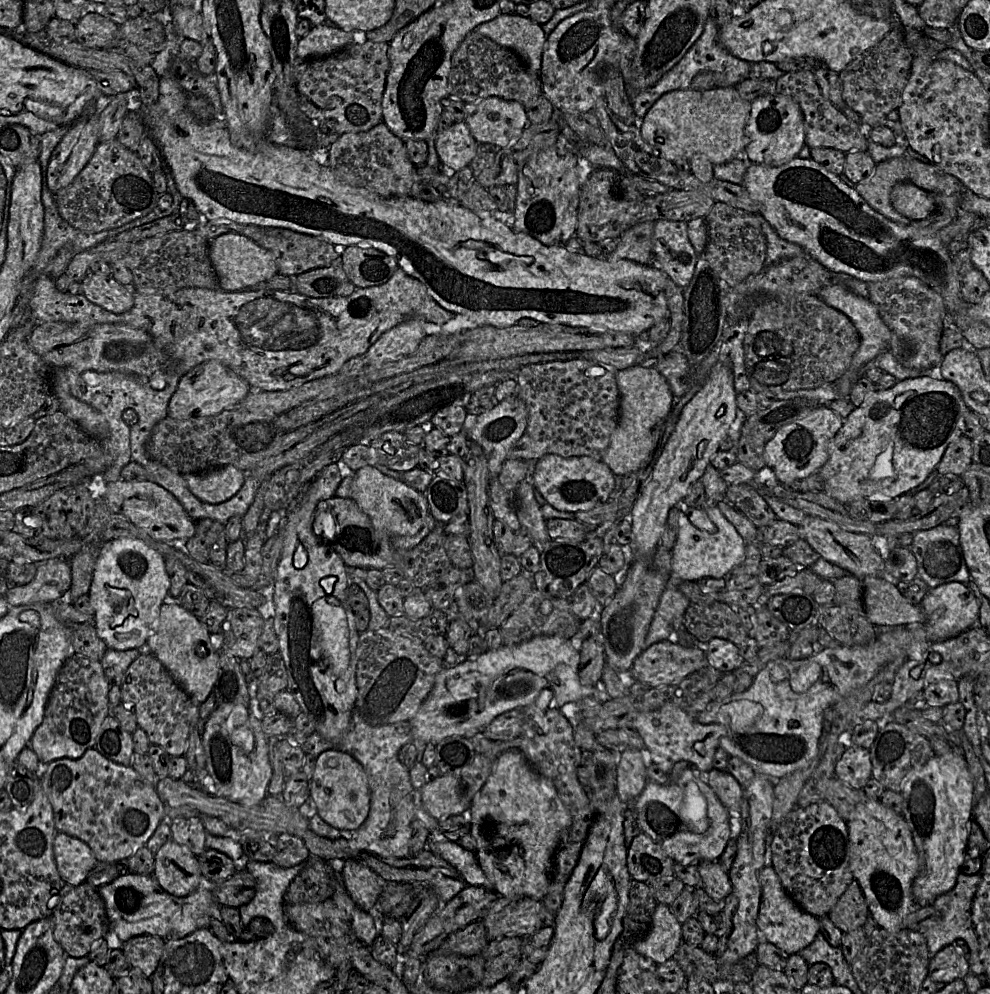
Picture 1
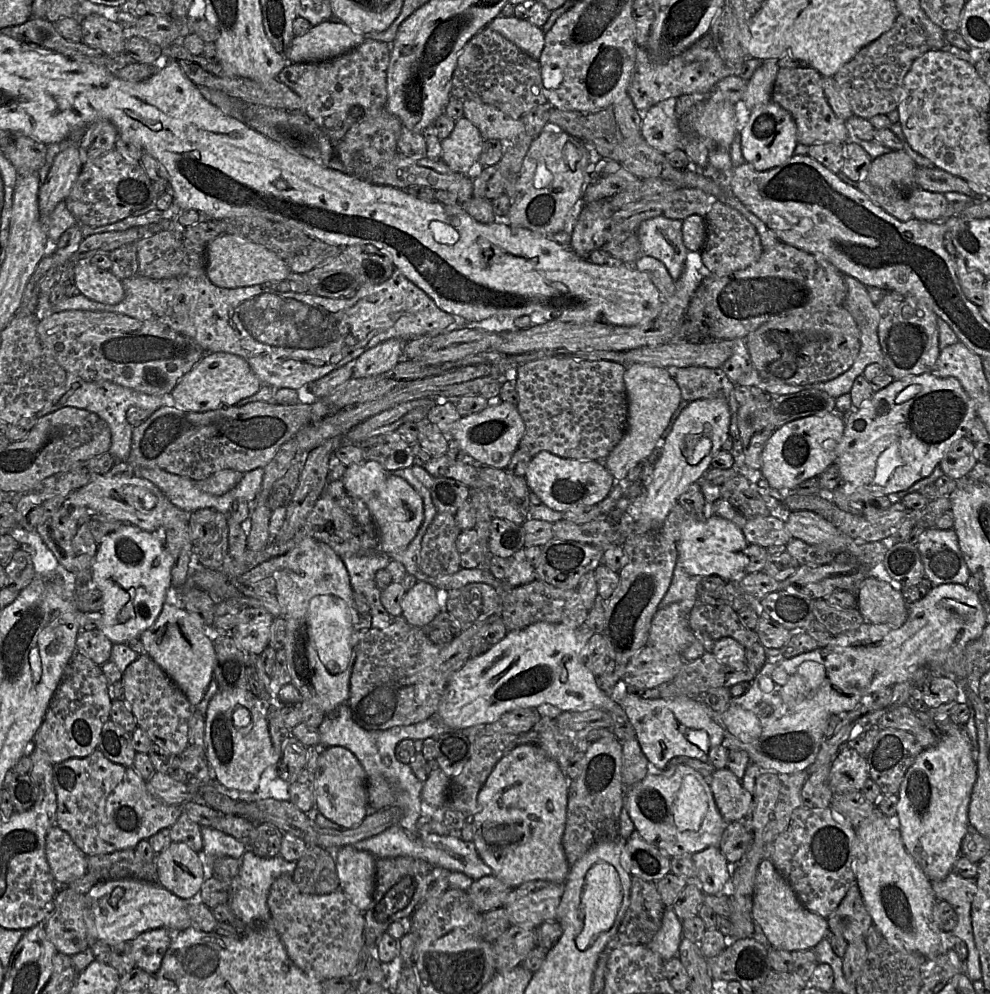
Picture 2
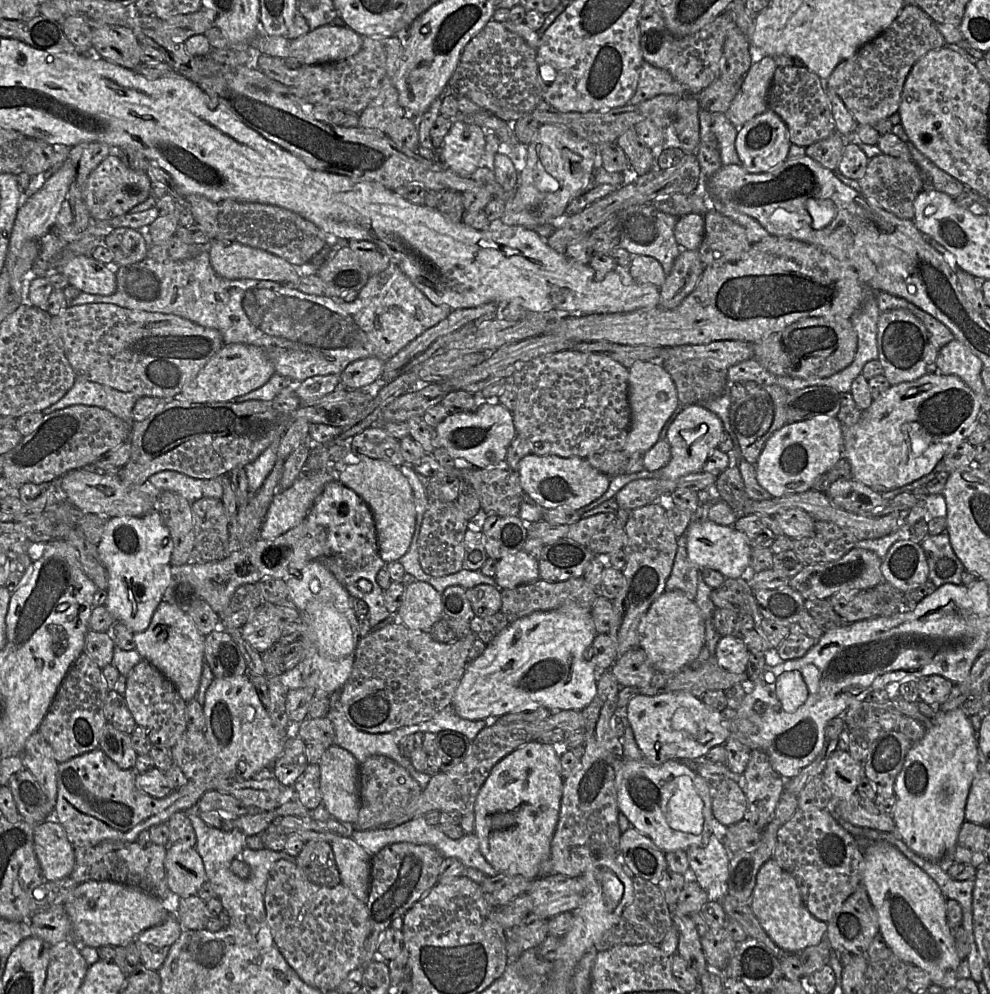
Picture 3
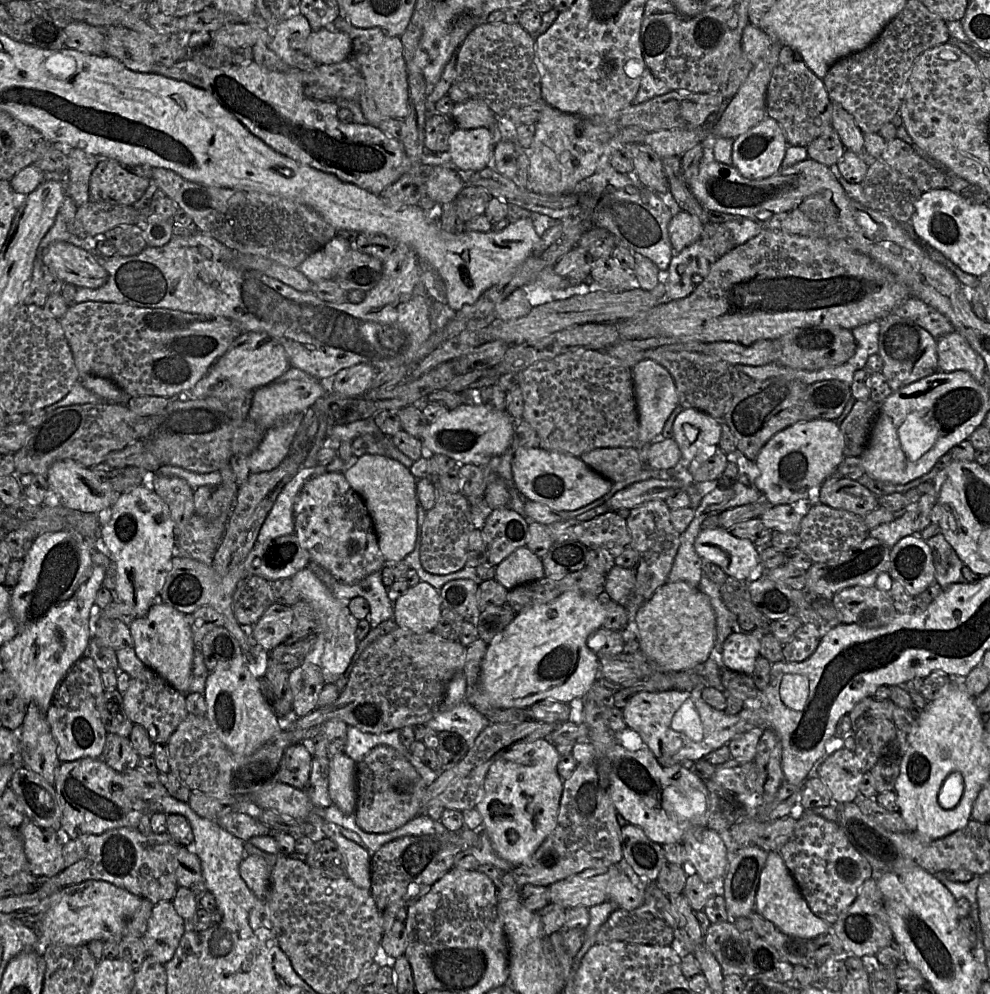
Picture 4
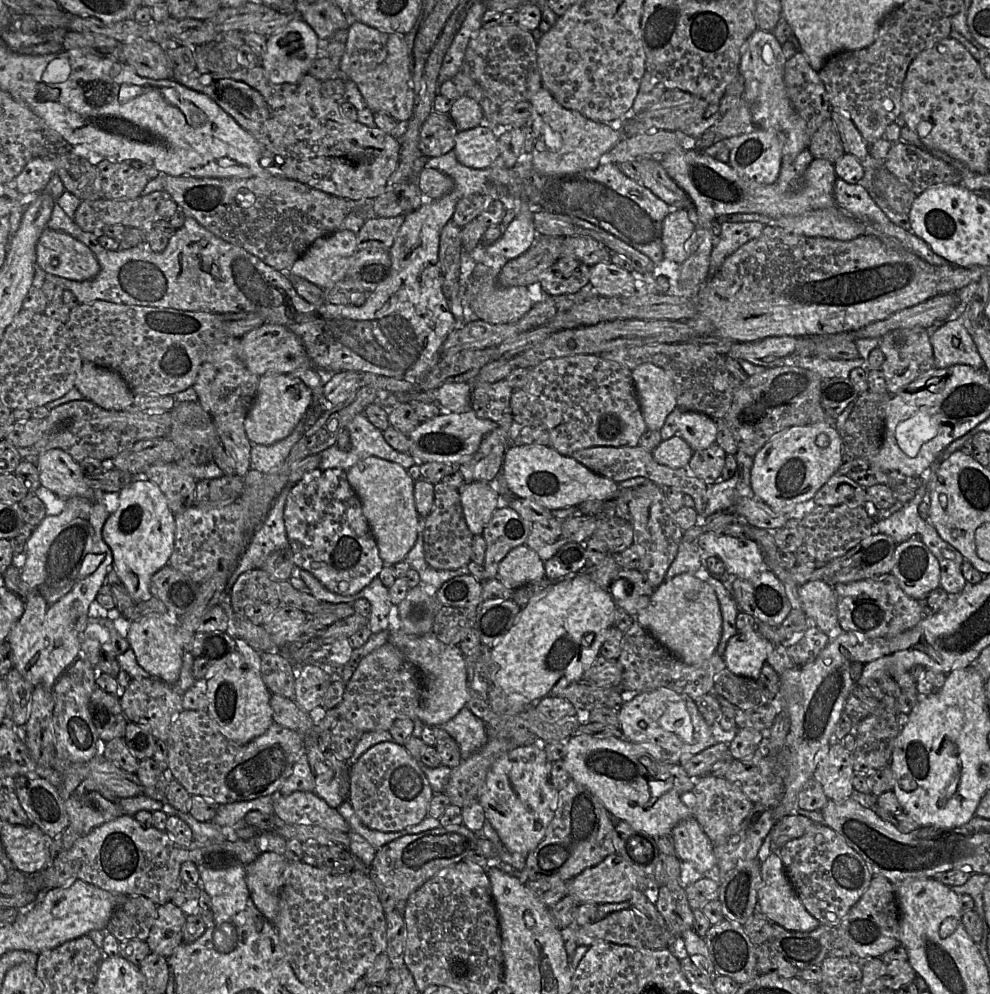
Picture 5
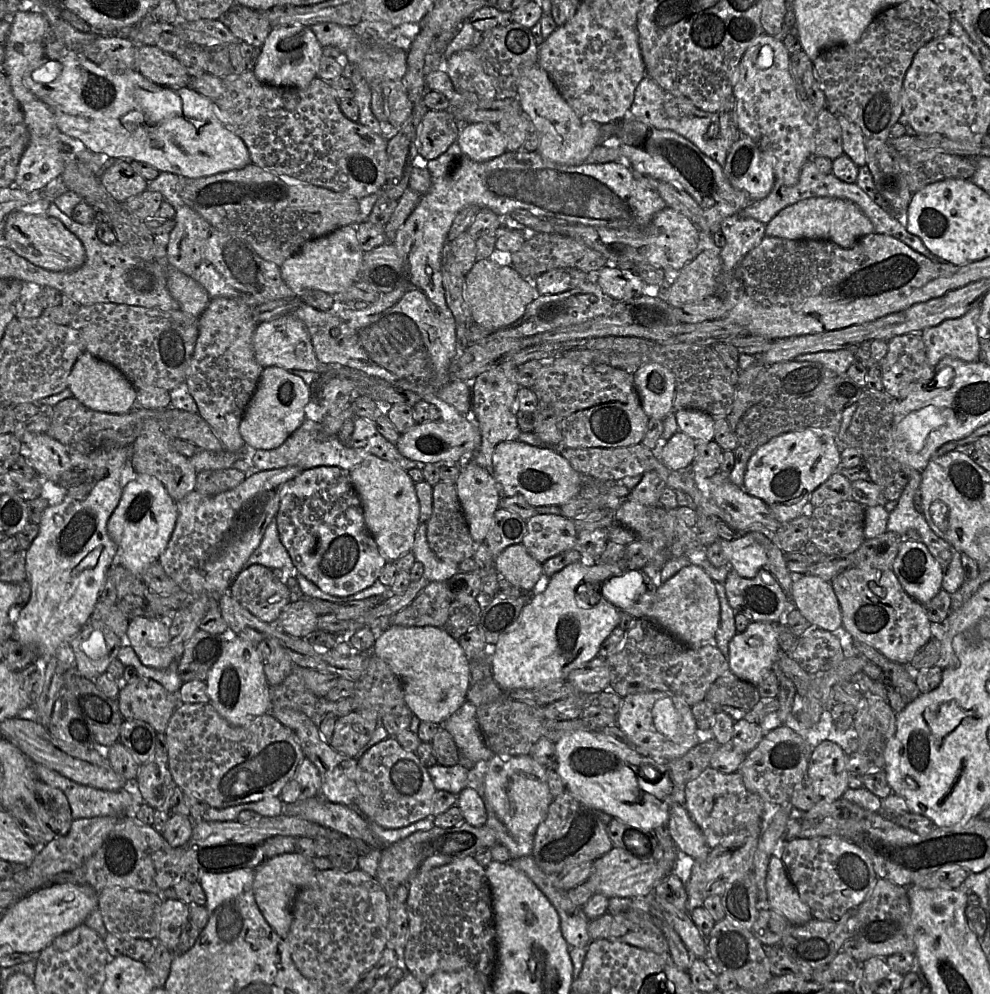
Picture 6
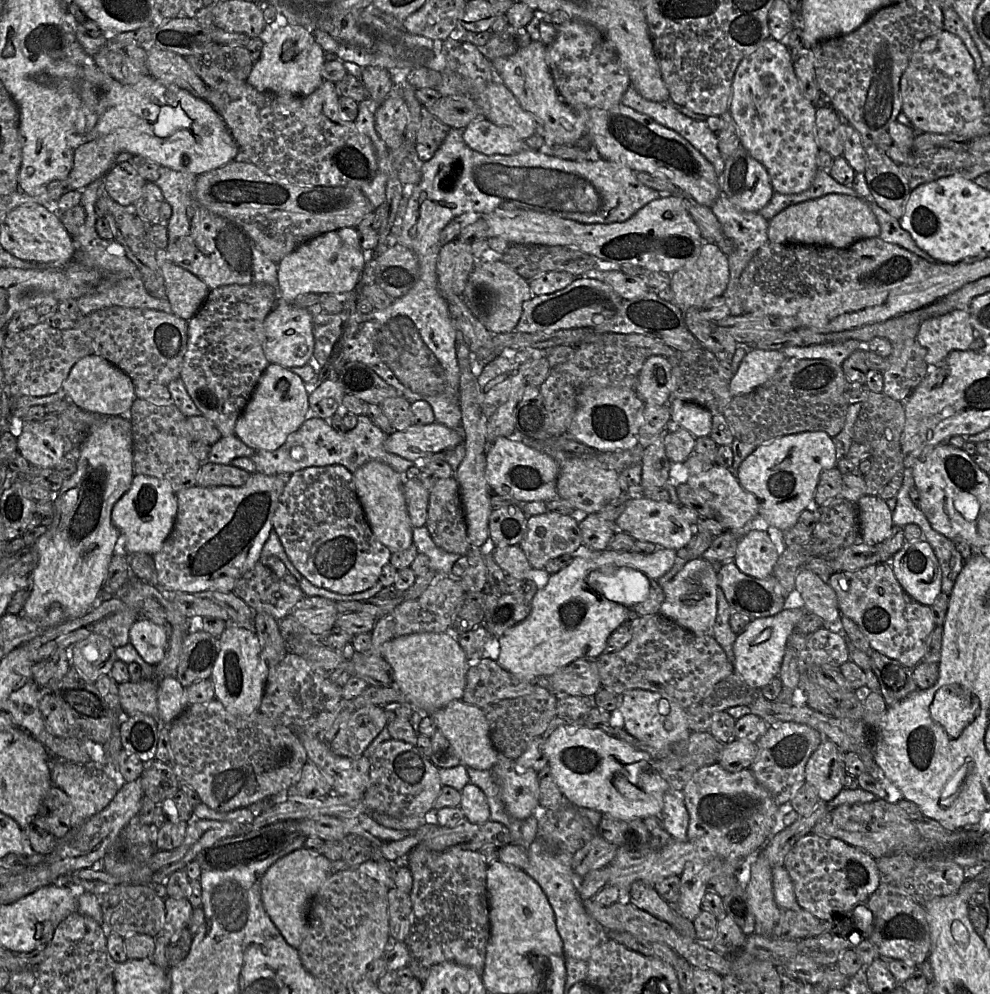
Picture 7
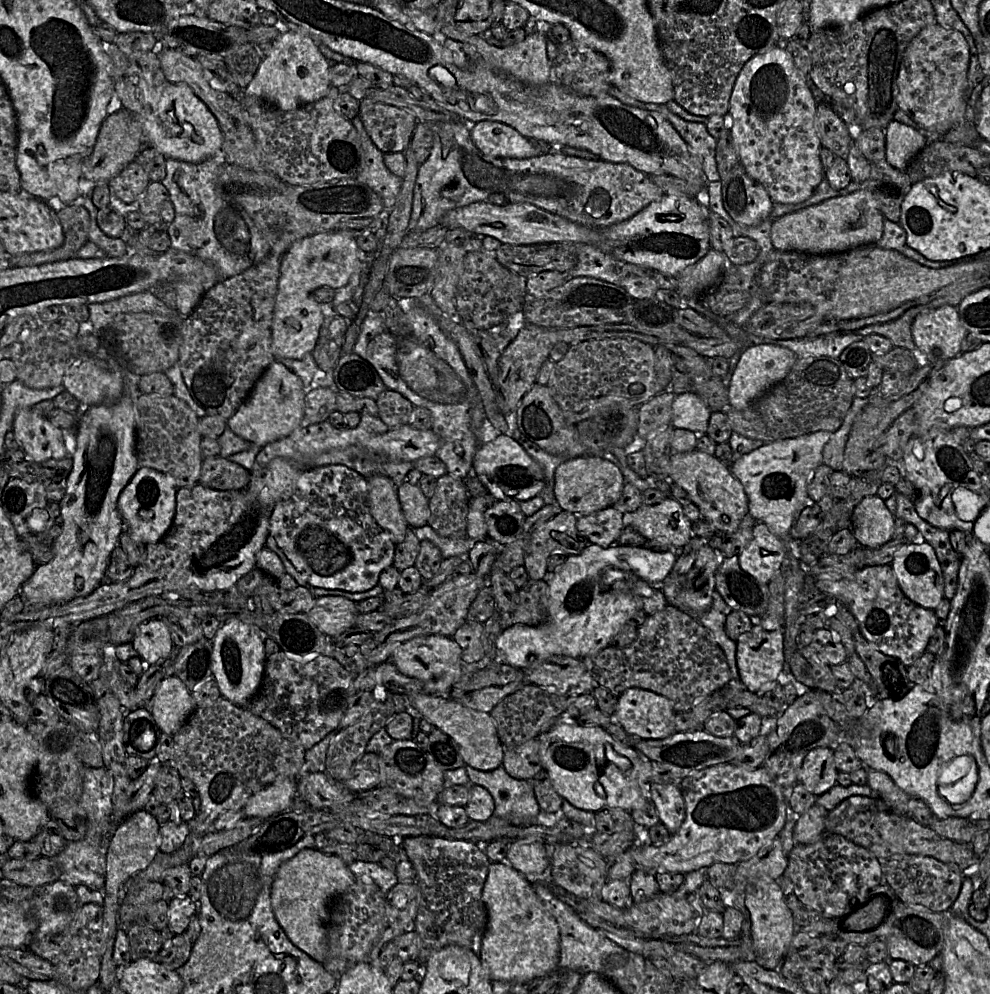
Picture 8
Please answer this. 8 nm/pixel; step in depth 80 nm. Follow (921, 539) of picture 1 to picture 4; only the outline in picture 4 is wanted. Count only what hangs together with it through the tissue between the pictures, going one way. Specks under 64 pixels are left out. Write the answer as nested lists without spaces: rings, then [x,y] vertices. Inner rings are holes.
[[[939,533],[925,542],[932,554],[935,582],[943,589],[952,584],[964,583],[961,571],[963,563],[945,537]]]

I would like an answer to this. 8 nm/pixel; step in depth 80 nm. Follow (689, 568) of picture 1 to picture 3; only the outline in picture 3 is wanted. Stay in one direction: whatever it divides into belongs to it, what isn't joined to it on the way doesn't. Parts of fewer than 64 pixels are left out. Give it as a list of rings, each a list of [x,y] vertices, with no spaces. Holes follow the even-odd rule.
[[[708,519],[693,520],[686,534],[688,558],[700,570],[713,569],[728,579],[746,578],[751,572],[752,547],[746,535],[734,527],[722,526]]]

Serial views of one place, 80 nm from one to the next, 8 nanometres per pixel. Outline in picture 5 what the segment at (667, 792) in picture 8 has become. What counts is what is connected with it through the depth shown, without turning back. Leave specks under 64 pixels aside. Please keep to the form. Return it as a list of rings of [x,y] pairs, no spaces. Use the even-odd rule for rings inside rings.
[[[694,817],[679,822],[672,830],[677,857],[694,865],[702,875],[714,875],[716,857],[714,845]]]

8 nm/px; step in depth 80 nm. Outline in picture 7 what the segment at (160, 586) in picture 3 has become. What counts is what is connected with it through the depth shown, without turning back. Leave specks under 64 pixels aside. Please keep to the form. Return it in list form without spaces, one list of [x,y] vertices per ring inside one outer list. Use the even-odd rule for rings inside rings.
[[[144,474],[134,475],[129,488],[111,512],[111,521],[122,534],[122,549],[119,551],[125,554],[142,552],[153,556],[173,529],[176,515],[177,497],[168,481]]]

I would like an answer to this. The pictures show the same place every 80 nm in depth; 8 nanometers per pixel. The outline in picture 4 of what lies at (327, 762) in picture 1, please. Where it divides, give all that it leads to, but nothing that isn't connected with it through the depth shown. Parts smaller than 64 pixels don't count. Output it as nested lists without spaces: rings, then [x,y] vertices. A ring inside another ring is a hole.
[[[345,752],[330,756],[329,795],[333,805],[346,815],[354,814],[356,809],[356,766]]]

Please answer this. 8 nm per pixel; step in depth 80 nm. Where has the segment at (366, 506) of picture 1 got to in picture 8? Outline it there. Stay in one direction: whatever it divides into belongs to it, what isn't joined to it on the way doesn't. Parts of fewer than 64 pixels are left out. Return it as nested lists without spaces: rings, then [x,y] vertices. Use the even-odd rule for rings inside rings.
[[[382,475],[367,479],[367,504],[376,523],[387,531],[395,544],[401,543],[408,526],[393,481]]]

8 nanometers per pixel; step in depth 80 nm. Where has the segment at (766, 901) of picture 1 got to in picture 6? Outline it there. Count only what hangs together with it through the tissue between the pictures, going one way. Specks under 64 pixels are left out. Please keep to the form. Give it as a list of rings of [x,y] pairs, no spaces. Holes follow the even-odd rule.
[[[778,855],[770,858],[766,890],[769,908],[783,915],[791,925],[803,925],[813,919],[811,910],[805,904],[790,881],[787,870]]]

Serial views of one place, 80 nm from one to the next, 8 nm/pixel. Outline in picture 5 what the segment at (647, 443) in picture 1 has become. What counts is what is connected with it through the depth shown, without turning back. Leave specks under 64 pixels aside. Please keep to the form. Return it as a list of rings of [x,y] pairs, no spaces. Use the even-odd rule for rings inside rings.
[[[643,363],[632,370],[632,379],[647,429],[660,431],[667,416],[677,407],[672,377],[655,364]]]

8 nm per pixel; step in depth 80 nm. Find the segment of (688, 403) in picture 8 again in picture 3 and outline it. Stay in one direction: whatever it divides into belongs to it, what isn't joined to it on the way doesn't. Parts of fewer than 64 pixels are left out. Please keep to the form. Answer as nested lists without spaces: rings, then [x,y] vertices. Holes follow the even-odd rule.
[[[700,404],[684,406],[671,424],[667,441],[671,447],[671,460],[661,470],[660,478],[674,480],[682,476],[701,472],[711,453],[718,448],[725,433],[720,417]]]

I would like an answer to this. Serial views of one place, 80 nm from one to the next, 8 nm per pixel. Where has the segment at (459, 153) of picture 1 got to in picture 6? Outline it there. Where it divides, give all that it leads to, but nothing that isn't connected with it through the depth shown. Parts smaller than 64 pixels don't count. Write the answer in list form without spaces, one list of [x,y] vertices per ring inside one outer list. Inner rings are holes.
[[[490,122],[462,125],[457,143],[462,152],[476,162],[484,162],[508,152],[503,135],[497,125]]]

